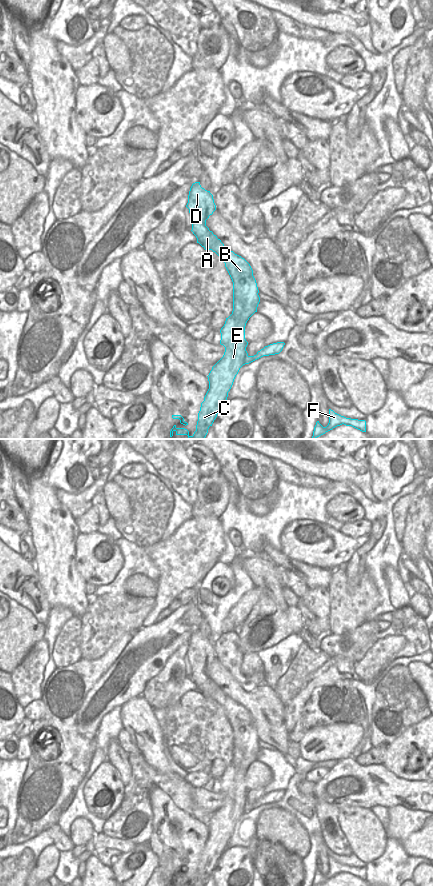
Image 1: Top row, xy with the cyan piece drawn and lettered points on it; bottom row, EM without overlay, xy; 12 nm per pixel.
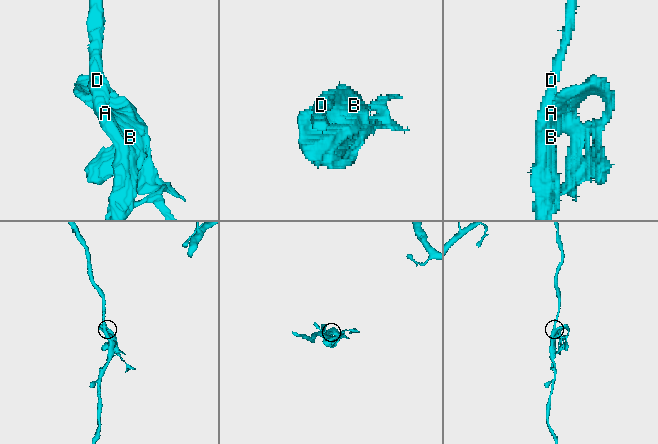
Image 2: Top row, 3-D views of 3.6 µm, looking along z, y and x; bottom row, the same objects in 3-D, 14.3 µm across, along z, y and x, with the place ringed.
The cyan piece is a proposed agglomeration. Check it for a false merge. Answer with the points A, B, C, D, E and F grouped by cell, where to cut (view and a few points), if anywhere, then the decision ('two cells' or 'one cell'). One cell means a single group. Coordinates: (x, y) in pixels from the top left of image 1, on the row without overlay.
groups A B C D E F; cut none; one cell

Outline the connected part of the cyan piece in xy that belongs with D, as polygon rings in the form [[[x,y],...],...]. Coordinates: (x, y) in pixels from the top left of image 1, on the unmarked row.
[[[195,630],[192,632],[186,655],[189,657],[190,666],[192,668],[191,679],[196,684],[197,691],[199,691],[205,698],[212,698],[223,707],[225,715],[233,730],[233,759],[232,762],[226,766],[225,772],[220,778],[220,792],[225,795],[225,800],[223,805],[212,815],[212,818],[207,824],[209,829],[209,837],[204,845],[204,849],[201,851],[200,859],[198,861],[196,879],[192,884],[190,884],[187,877],[177,876],[176,873],[174,873],[170,879],[170,885],[173,884],[173,880],[175,879],[176,883],[187,883],[187,887],[205,887],[209,875],[212,874],[222,853],[227,848],[228,840],[230,839],[240,816],[243,813],[249,812],[263,804],[279,802],[282,799],[285,791],[273,791],[265,794],[254,804],[248,803],[246,799],[248,790],[245,787],[245,774],[249,766],[255,760],[257,760],[257,755],[260,750],[260,745],[258,743],[259,738],[256,728],[253,724],[253,718],[250,712],[244,706],[225,695],[221,688],[218,687],[217,684],[214,683],[213,680],[210,679],[206,674],[206,668],[216,658],[216,653],[214,651],[213,643],[210,641],[210,639],[202,636],[200,630]]]

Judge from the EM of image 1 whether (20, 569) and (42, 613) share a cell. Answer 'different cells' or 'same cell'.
same cell

